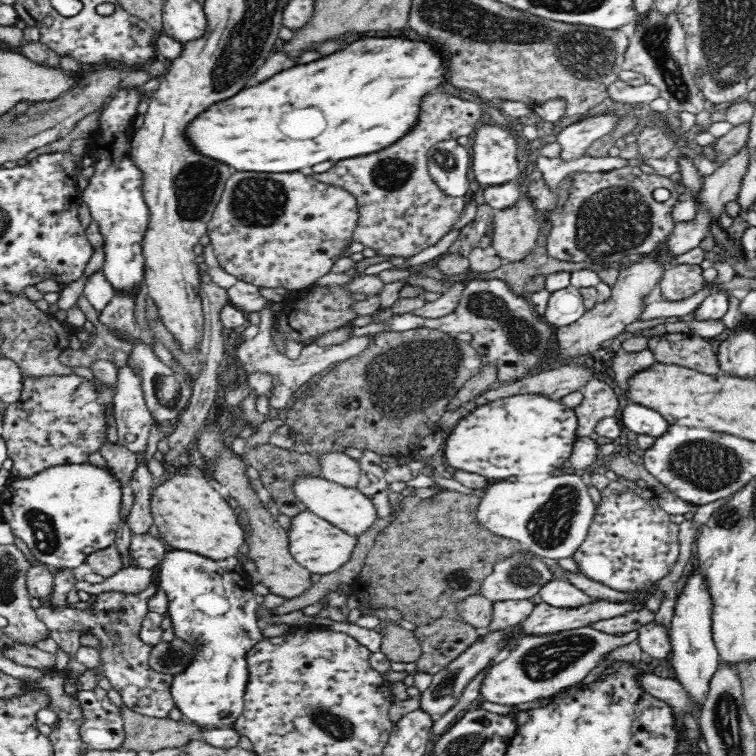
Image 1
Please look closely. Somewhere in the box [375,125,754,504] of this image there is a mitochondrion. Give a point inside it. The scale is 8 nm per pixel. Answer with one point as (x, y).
(602, 230)

